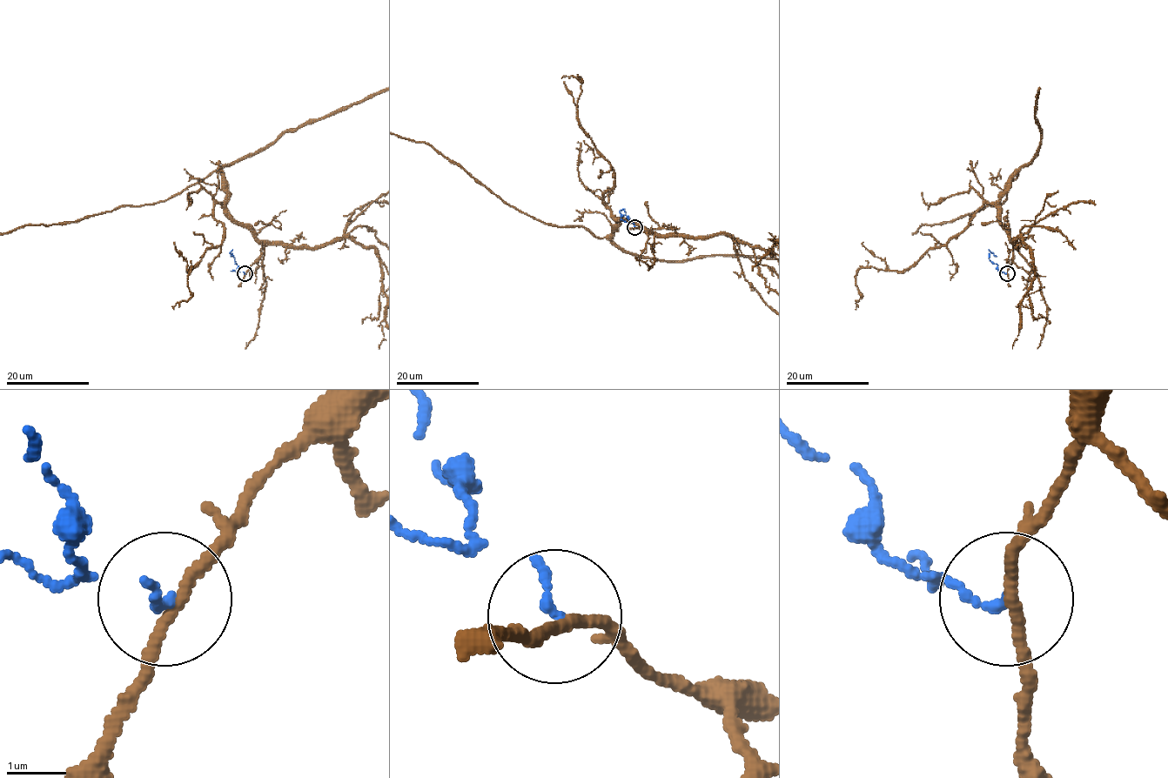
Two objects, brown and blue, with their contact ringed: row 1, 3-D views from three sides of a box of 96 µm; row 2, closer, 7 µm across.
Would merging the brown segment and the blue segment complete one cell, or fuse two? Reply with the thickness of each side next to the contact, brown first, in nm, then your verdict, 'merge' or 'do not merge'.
180 nm thick on the brown side, 130 nm on the other; merge

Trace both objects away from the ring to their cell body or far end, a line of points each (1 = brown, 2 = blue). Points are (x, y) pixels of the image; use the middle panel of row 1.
1: (634, 227), (653, 233), (616, 219), (596, 238), (540, 222), (430, 145)
2: (634, 227), (627, 219), (624, 209), (620, 211), (621, 217)

